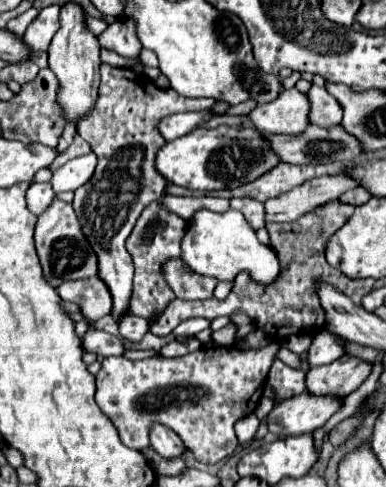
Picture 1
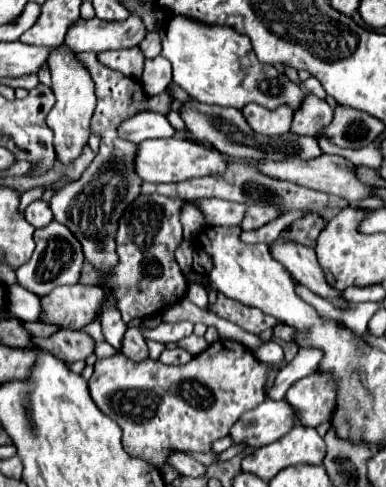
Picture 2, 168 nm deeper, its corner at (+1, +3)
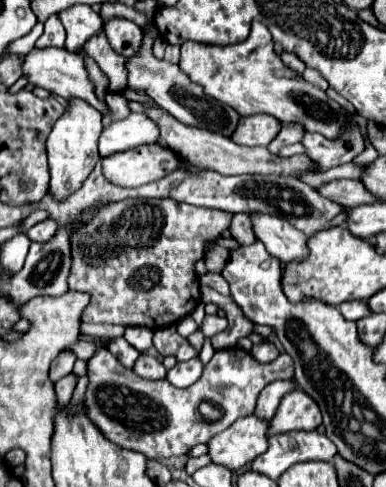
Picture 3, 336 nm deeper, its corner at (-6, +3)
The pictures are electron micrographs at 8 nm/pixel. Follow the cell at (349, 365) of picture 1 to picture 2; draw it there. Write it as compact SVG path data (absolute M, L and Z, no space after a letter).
M310 374L286 392L286 400L298 412L298 424L316 428L332 416L332 408L336 404L336 384L330 376Z

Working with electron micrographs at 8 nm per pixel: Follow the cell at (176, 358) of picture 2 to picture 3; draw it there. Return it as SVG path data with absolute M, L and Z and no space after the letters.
M197 356L197 358L191 358L187 362L177 362L167 372L167 380L171 384L175 384L177 388L187 388L201 376L201 370L203 370L203 364L201 364L201 358Z

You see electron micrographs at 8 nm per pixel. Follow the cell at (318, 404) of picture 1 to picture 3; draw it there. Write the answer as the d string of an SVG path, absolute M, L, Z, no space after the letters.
M255 414L235 420L229 428L215 434L209 440L209 456L215 464L223 464L231 470L237 470L259 454L267 452L269 446L269 420L263 420Z

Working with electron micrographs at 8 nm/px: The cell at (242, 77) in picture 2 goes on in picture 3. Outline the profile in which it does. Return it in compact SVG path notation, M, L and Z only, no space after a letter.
M255 22L251 36L245 42L233 46L215 46L215 44L201 44L187 40L181 44L181 58L179 68L203 86L207 96L231 106L241 116L251 114L271 114L281 124L297 122L303 124L307 132L319 132L327 138L335 138L341 132L341 124L351 120L339 104L327 98L323 90L305 82L297 72L289 70L281 58L273 50L273 40L269 30Z

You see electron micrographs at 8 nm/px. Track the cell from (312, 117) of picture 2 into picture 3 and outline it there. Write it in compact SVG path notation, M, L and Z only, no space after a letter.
M287 124L281 128L281 132L277 134L277 138L267 146L271 150L271 154L277 154L281 146L287 146L287 144L295 144L295 142L301 142L305 136L305 128L301 124Z

